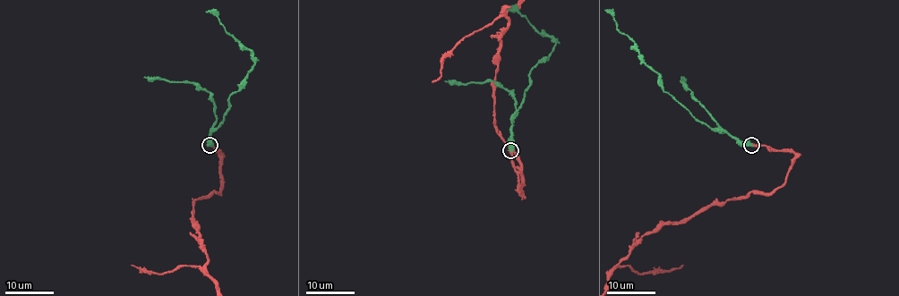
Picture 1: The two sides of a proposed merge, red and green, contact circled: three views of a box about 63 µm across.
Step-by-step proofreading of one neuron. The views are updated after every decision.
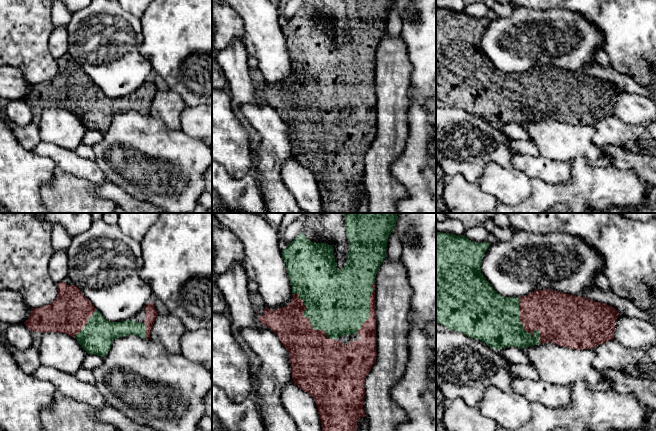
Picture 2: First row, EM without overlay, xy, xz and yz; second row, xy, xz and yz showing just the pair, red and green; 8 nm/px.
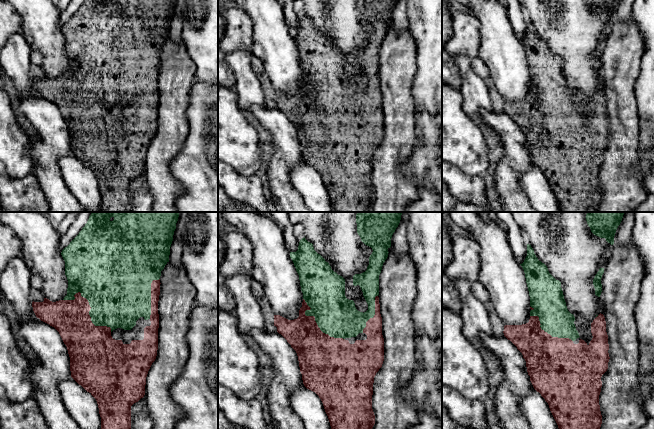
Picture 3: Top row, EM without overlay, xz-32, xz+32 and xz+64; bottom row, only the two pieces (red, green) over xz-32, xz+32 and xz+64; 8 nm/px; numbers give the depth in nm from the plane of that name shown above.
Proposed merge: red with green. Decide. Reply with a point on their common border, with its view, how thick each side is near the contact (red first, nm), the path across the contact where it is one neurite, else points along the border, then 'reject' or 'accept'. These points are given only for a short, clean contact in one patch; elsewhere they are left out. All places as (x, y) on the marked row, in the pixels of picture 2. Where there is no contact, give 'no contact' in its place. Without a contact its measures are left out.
xz (308, 319) | 340/480 nm | accept

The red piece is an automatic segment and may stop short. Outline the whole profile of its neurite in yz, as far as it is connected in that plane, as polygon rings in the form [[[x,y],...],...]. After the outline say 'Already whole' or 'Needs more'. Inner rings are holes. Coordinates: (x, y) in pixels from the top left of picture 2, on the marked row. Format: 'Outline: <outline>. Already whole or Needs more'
Outline: [[[436,231],[436,322],[449,330],[459,331],[470,338],[486,343],[494,349],[518,347],[520,349],[540,343],[553,344],[576,350],[593,349],[614,339],[619,312],[612,306],[585,297],[553,290],[536,290],[519,298],[498,294],[481,273],[481,261],[489,247],[488,242],[478,243],[464,235]]]. Needs more

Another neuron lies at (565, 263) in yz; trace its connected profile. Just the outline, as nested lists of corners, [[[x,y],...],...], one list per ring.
[[[513,231],[510,241],[490,244],[481,261],[481,273],[504,297],[519,298],[536,290],[553,290],[582,297],[585,288],[594,288],[594,276],[602,274],[603,258],[583,239],[564,233],[535,234]]]

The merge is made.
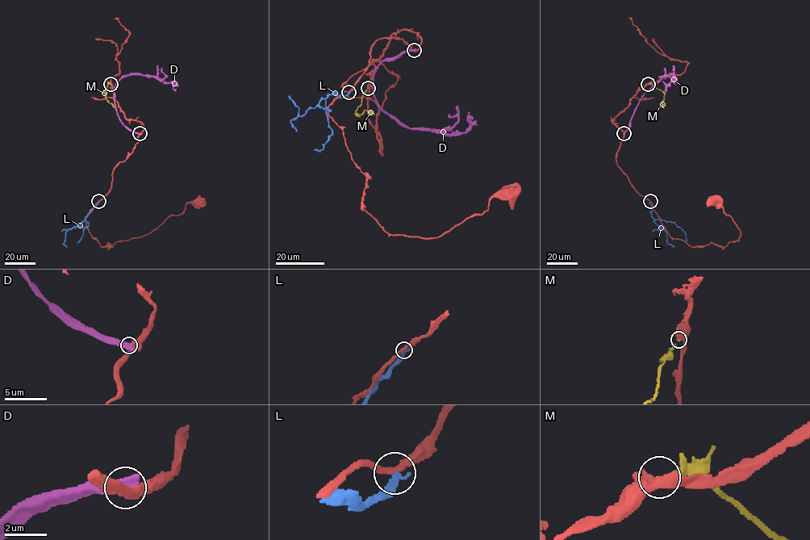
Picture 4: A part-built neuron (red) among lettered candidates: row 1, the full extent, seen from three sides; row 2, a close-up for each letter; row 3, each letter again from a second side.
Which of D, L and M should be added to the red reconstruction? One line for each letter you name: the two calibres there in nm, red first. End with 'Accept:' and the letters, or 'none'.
M: 360/140 nm
Accept: M

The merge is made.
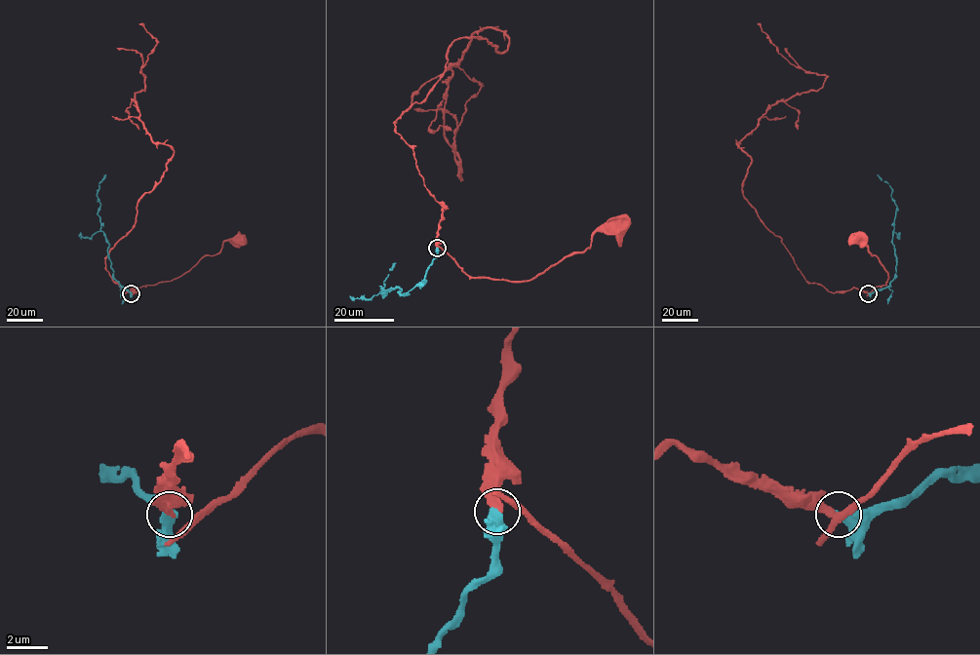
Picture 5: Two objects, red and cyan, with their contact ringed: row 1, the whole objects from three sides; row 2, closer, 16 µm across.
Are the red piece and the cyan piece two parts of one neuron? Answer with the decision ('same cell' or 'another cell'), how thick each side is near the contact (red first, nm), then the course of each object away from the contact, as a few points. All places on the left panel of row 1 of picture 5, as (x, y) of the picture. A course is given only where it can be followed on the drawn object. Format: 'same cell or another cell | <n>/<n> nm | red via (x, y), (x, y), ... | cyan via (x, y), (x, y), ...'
same cell | 260/500 nm | red via (131, 293), (141, 287), (178, 278), (204, 256), (217, 254), (224, 242), (240, 238) | cyan via (131, 293), (113, 277), (108, 243), (100, 230), (98, 214), (100, 205), (97, 194), (105, 174)

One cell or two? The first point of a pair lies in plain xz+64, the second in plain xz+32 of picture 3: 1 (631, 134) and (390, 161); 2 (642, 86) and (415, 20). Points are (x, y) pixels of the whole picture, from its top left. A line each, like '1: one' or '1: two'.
1: one
2: one

